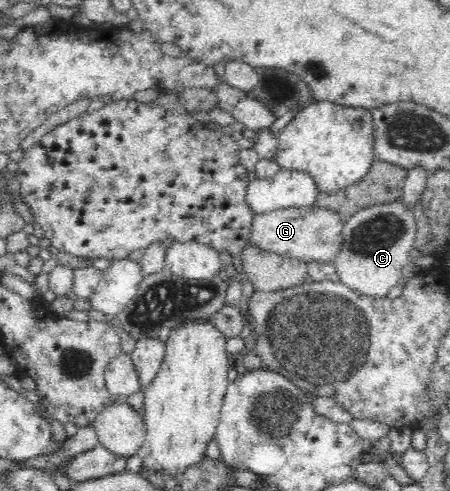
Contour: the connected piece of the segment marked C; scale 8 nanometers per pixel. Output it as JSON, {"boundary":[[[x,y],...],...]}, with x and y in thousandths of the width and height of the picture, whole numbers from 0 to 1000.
{"boundary":[[[893,407],[791,432],[764,456],[756,513],[740,532],[753,570],[809,605],[856,607],[867,587],[882,585],[891,552],[913,534],[924,468],[918,430],[904,426]]]}

